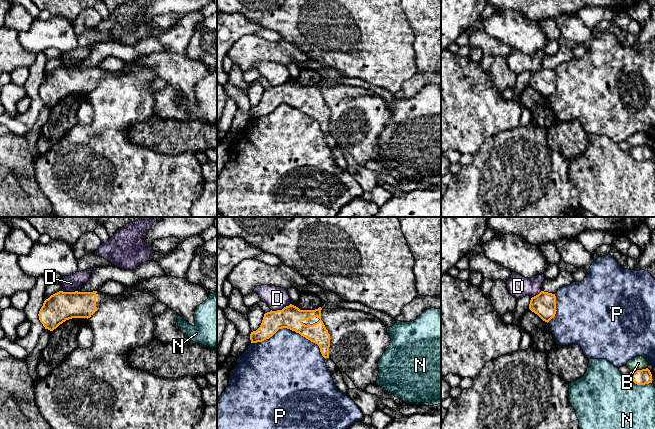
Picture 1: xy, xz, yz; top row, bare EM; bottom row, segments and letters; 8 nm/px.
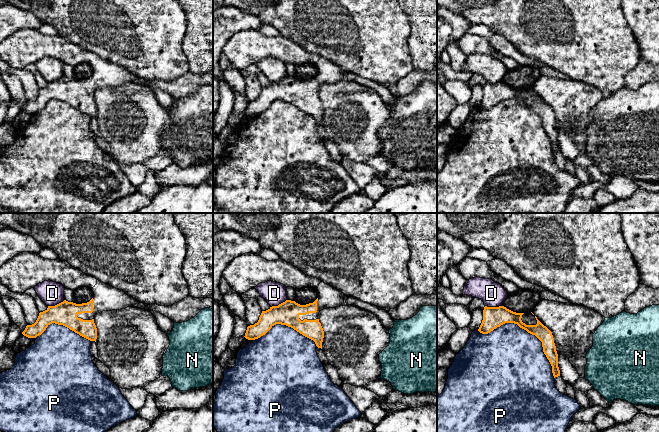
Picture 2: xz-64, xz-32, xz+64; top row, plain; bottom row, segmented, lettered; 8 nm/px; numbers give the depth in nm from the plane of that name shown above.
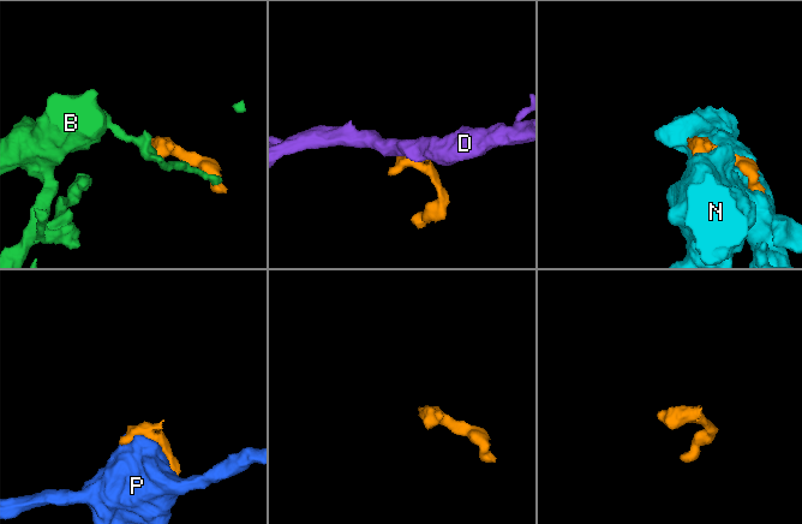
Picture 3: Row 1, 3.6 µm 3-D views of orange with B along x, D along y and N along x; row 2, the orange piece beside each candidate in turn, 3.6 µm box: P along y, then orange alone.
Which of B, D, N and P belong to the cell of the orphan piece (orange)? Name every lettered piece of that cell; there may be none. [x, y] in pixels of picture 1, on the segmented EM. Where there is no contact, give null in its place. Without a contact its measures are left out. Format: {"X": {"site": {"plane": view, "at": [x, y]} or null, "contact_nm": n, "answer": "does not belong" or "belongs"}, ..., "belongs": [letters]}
{"B": {"site": {"plane": "yz", "at": [638, 370]}, "contact_nm": 130, "answer": "does not belong"}, "D": {"site": {"plane": "xz", "at": [280, 310]}, "contact_nm": 170, "answer": "does not belong"}, "N": {"site": {"plane": "yz", "at": [640, 384]}, "contact_nm": 190, "answer": "does not belong"}, "P": {"site": {"plane": "xz", "at": [290, 329]}, "contact_nm": 600, "answer": "does not belong"}, "belongs": []}

